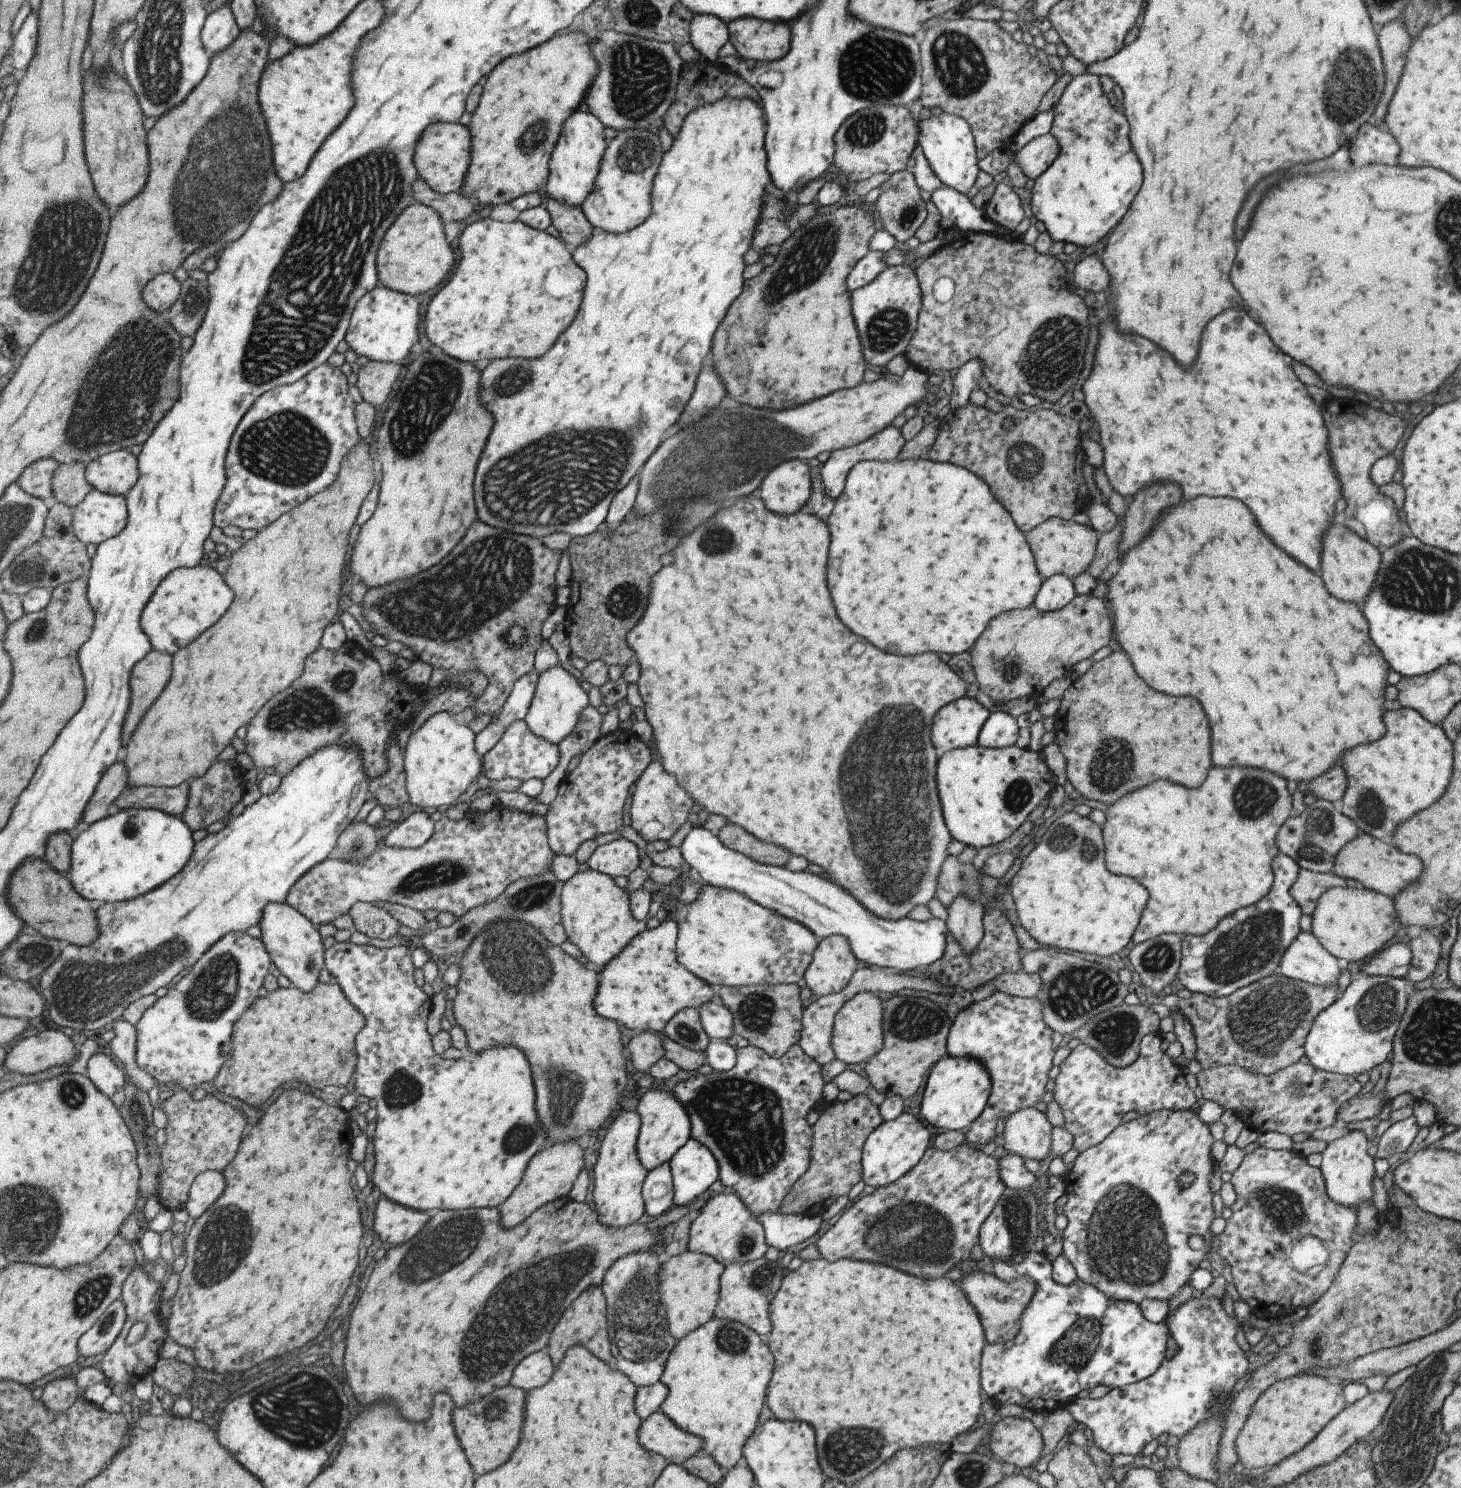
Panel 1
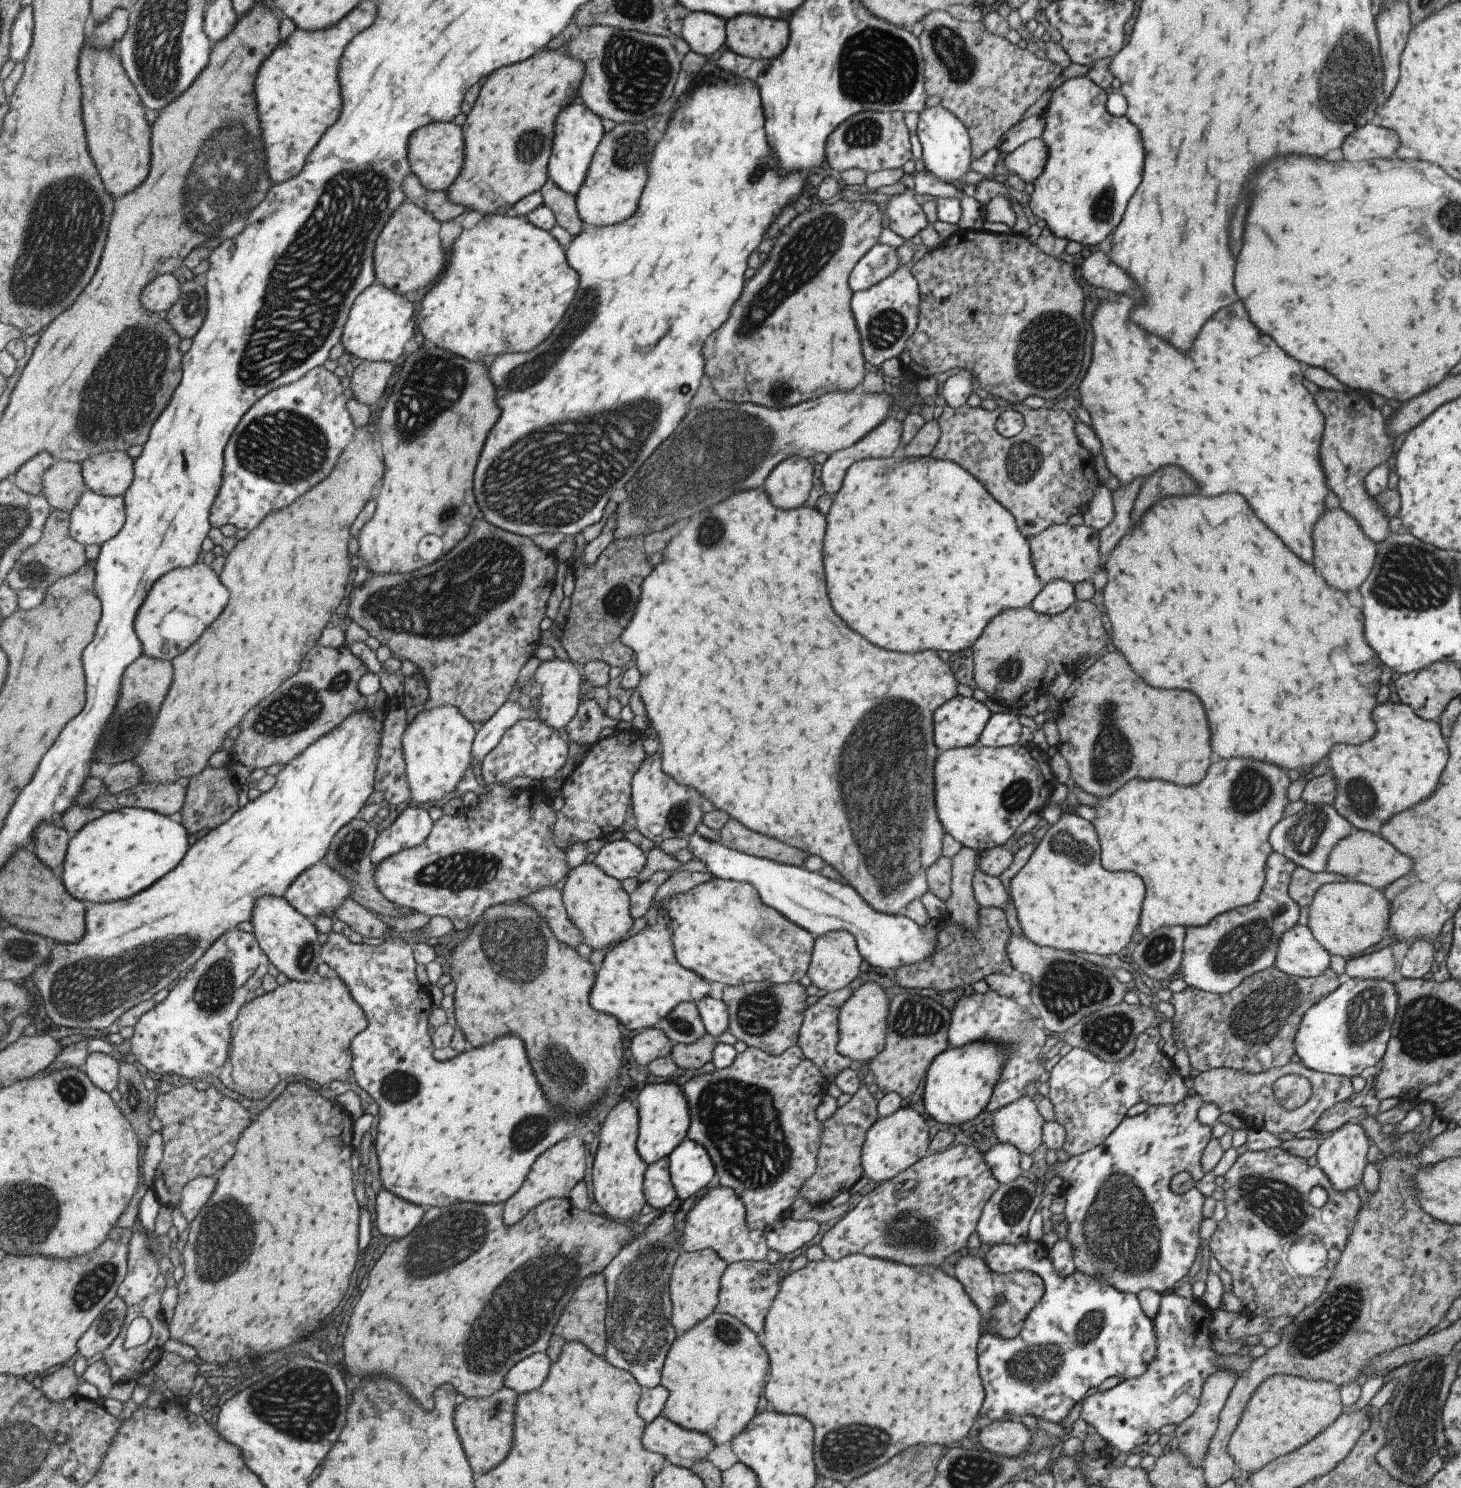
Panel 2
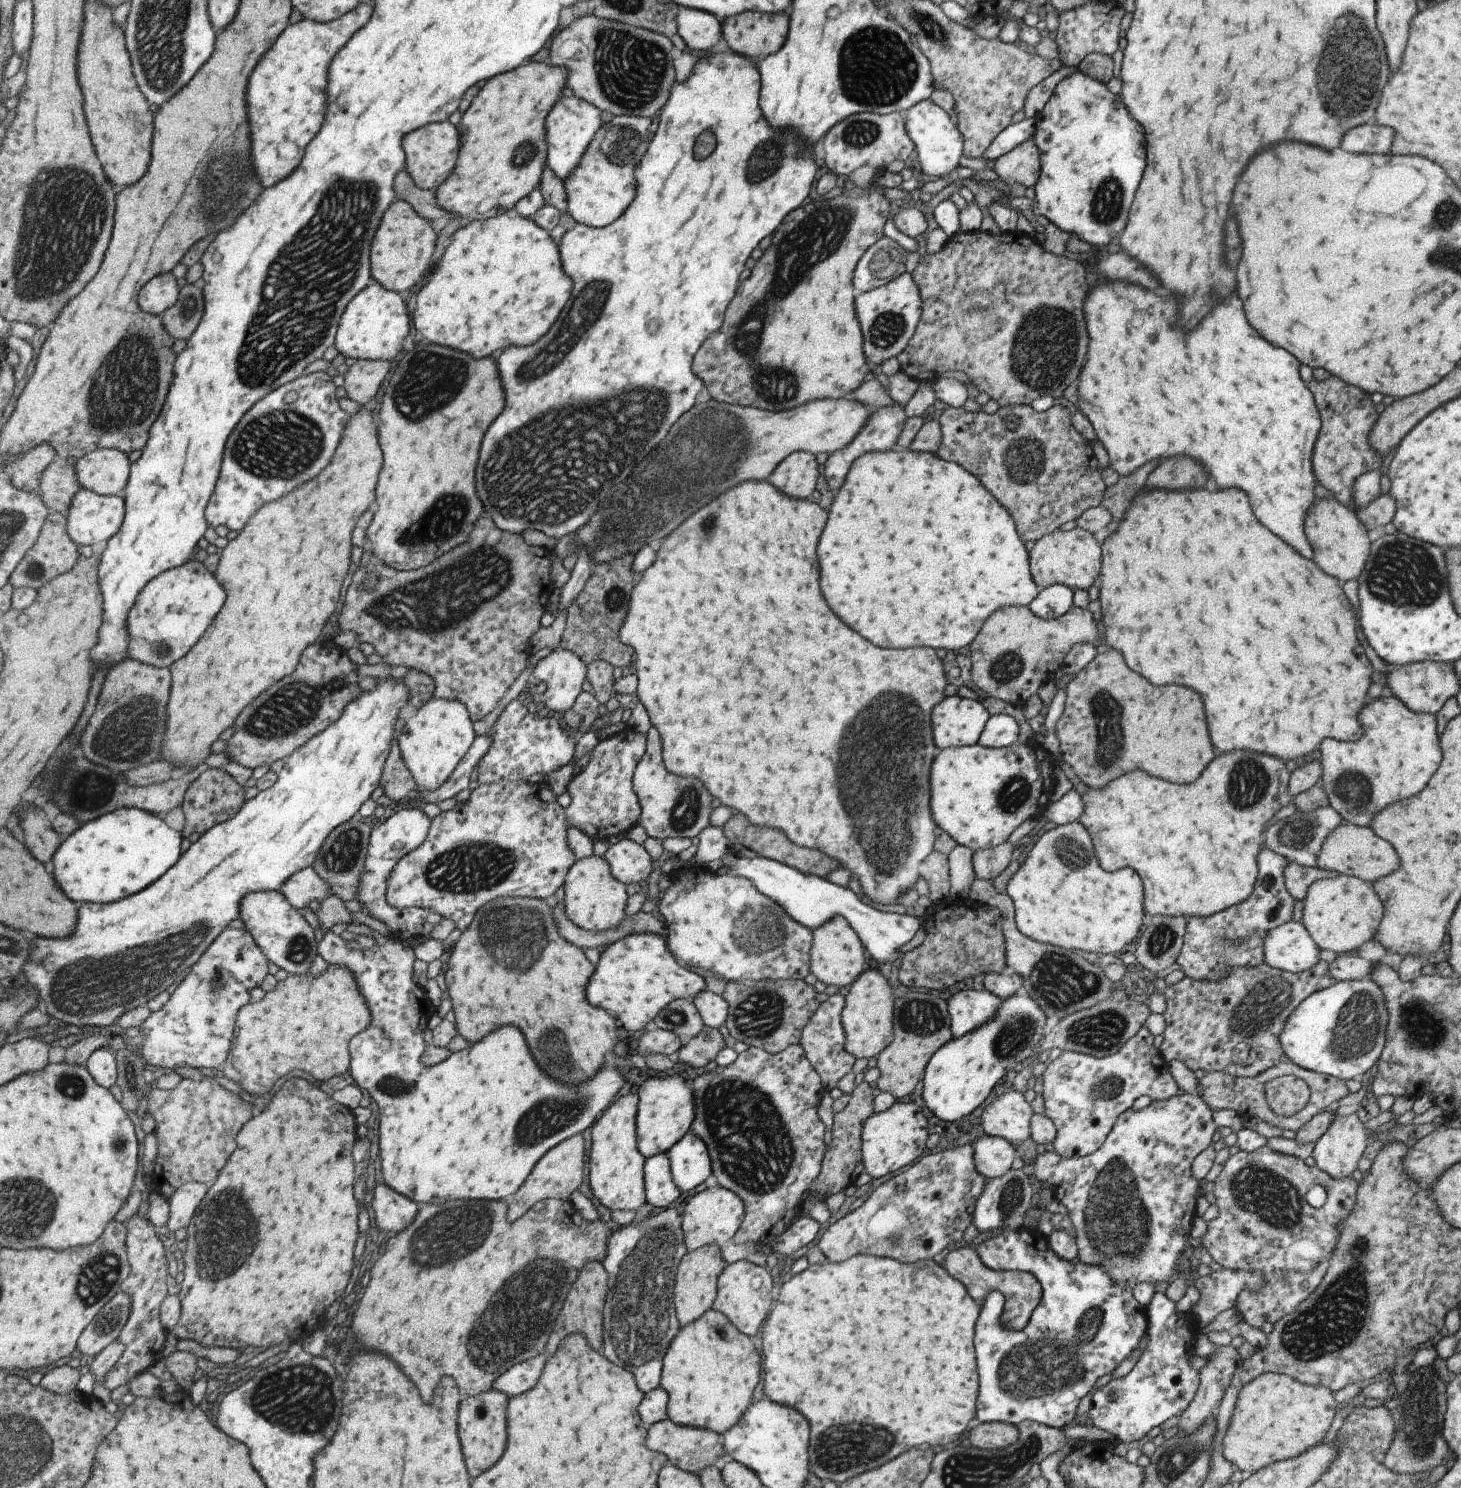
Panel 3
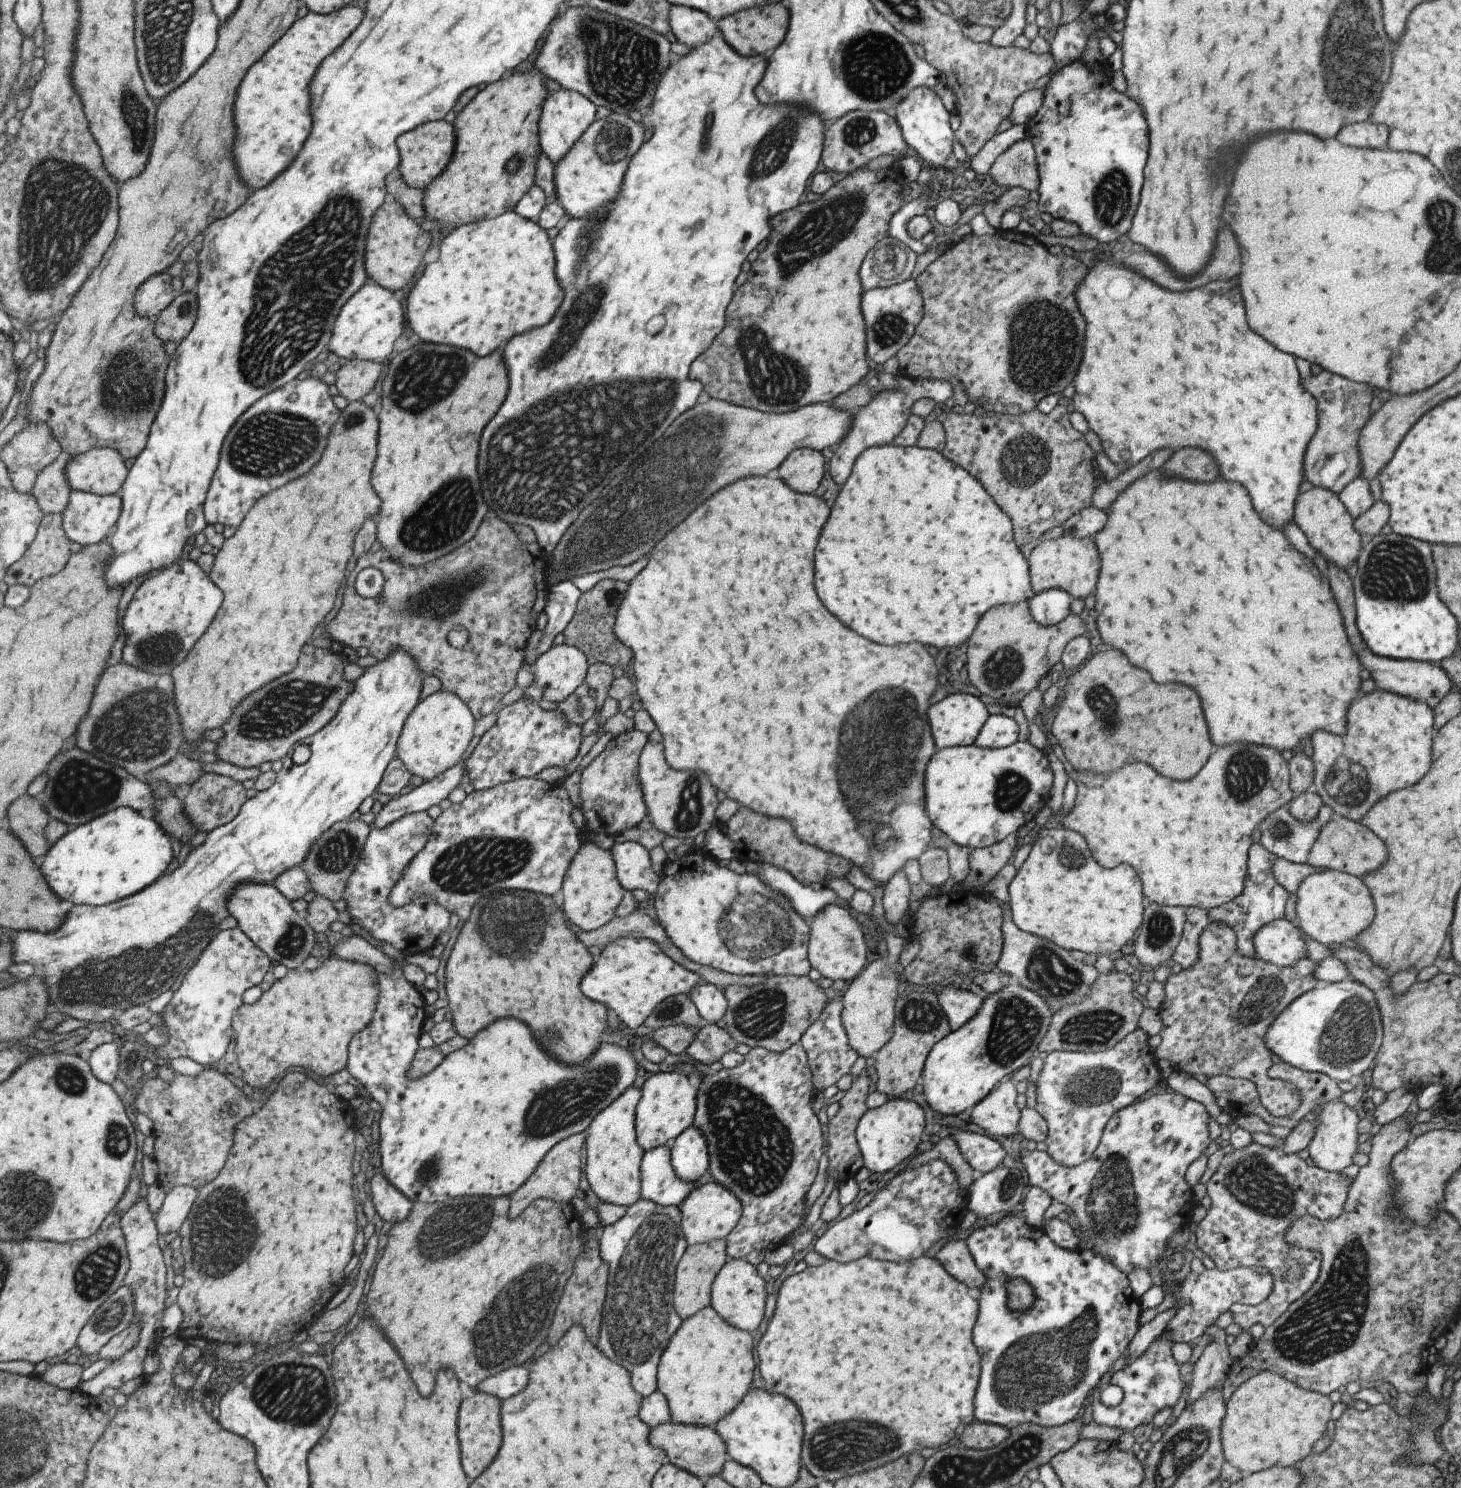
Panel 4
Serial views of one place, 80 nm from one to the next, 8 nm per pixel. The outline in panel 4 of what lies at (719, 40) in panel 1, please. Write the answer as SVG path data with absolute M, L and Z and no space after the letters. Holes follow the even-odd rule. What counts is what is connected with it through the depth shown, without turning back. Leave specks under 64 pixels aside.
M670 5L668 27L675 40L686 47L708 41L717 30L716 23L706 14L683 5Z

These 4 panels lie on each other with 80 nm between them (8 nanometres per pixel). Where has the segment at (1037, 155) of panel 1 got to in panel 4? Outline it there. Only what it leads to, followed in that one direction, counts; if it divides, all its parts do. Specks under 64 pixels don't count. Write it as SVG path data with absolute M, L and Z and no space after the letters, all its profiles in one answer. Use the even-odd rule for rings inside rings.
M1027 137L1012 142L997 158L994 158L988 177L997 186L1019 186L1023 190L1036 190L1038 170L1034 159L1034 148Z

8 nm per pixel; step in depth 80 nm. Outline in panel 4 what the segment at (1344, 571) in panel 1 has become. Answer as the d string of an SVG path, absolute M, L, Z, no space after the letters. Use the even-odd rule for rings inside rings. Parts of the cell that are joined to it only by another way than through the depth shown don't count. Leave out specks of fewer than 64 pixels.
M1312 487L1298 494L1294 500L1292 522L1303 532L1303 536L1317 553L1323 558L1327 557L1332 565L1338 566L1342 571L1345 571L1353 558L1358 557L1366 540L1354 531L1353 520L1338 496L1323 487Z

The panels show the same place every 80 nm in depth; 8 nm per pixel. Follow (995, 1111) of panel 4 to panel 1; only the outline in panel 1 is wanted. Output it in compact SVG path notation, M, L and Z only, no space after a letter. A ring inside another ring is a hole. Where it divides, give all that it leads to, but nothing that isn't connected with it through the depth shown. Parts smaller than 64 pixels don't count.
M1023 1107L1008 1114L1001 1124L1003 1148L1021 1158L1039 1161L1050 1150L1050 1128L1045 1115L1035 1107Z

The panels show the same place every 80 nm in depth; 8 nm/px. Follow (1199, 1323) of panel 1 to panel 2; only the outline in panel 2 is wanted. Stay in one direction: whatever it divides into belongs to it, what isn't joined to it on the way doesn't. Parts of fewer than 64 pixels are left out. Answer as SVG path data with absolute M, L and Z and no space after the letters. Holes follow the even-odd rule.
M1171 1293L1168 1295L1160 1295L1160 1303L1157 1312L1155 1313L1154 1320L1152 1320L1154 1334L1156 1335L1157 1346L1156 1351L1154 1352L1154 1357L1146 1364L1146 1369L1138 1377L1123 1379L1119 1381L1119 1384L1116 1384L1115 1386L1112 1386L1107 1390L1102 1390L1101 1392L1097 1391L1096 1393L1087 1396L1082 1402L1079 1418L1083 1419L1087 1424L1091 1424L1091 1426L1095 1428L1097 1434L1099 1434L1102 1440L1106 1442L1107 1447L1113 1447L1116 1452L1128 1452L1127 1454L1129 1454L1131 1450L1133 1450L1133 1448L1141 1447L1141 1444L1145 1444L1147 1438L1149 1438L1149 1436L1151 1436L1151 1434L1153 1434L1154 1432L1157 1432L1157 1430L1159 1430L1159 1428L1161 1428L1163 1424L1175 1424L1176 1426L1181 1425L1182 1422L1185 1421L1186 1418L1189 1417L1190 1414L1193 1412L1195 1405L1198 1404L1199 1393L1203 1381L1206 1379L1206 1376L1213 1374L1213 1371L1216 1371L1217 1369L1228 1369L1226 1367L1219 1368L1215 1366L1213 1362L1211 1362L1213 1358L1222 1356L1213 1353L1213 1350L1211 1350L1210 1348L1210 1340L1216 1338L1210 1334L1210 1330L1208 1327L1211 1317L1212 1316L1210 1315L1210 1311L1205 1308L1202 1303L1199 1304L1192 1298L1184 1299L1172 1295Z

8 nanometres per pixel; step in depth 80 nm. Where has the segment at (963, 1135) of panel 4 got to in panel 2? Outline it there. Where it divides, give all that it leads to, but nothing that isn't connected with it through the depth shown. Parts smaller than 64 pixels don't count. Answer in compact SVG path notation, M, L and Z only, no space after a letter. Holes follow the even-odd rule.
M995 1139L992 1140L995 1143L982 1152L982 1159L998 1184L1005 1184L1021 1175L1021 1170L1018 1167L1020 1152L1012 1144L1002 1143Z

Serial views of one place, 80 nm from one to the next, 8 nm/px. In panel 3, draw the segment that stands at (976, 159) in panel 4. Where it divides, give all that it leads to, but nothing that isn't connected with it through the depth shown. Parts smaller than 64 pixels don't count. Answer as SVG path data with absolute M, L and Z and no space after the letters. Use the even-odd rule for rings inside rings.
M1022 119L1014 124L1009 124L1003 130L1000 130L993 140L986 146L983 154L980 156L991 165L995 159L1002 154L1015 148L1018 144L1032 138L1035 119Z

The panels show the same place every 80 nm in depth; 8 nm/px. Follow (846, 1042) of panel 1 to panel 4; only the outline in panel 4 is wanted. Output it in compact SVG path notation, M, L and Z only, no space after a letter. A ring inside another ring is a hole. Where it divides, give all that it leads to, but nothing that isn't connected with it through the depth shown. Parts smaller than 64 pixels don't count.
M886 923L882 931L883 940L888 951L888 958L875 958L875 960L865 965L865 967L859 971L859 974L848 982L847 989L843 992L843 996L839 998L839 1002L842 1006L840 1023L843 1025L844 1031L846 1032L848 1045L858 1056L863 1056L865 1058L876 1053L891 1038L895 1020L894 1004L900 993L898 986L902 982L898 976L898 969L896 968L894 960L897 959L905 940L896 936L896 930L891 924Z

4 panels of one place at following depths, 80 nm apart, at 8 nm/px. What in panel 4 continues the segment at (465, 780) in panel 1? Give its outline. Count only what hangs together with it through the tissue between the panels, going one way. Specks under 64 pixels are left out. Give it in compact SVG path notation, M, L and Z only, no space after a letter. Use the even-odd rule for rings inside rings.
M439 689L426 696L407 719L402 736L398 740L397 756L413 775L420 776L424 782L434 780L461 758L463 750L471 742L471 713L466 703L452 692Z

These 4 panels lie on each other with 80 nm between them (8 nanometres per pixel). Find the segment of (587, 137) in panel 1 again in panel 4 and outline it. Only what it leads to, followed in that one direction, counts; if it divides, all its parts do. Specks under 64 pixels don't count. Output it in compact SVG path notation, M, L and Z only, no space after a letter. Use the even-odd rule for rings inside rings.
M569 89L546 92L538 118L538 145L553 166L557 161L562 161L562 156L568 153L570 146L574 145L581 133L595 120L595 108L588 98Z

